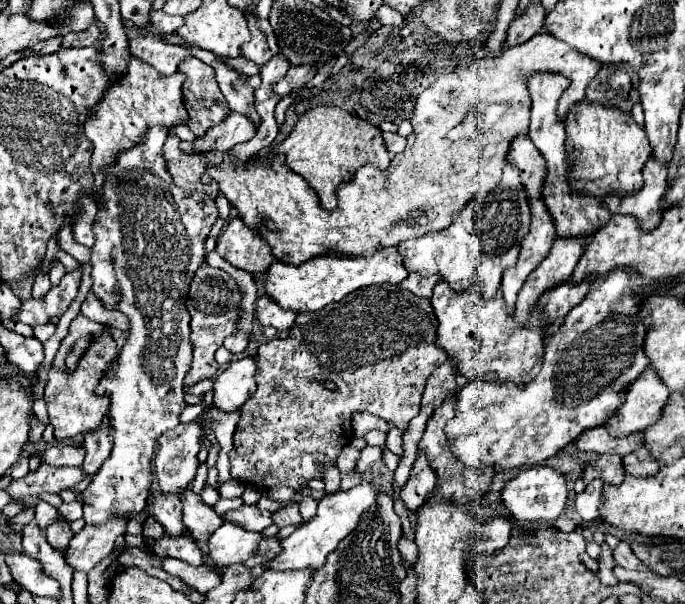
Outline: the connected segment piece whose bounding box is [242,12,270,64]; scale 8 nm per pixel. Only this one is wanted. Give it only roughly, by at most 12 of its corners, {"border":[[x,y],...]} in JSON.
{"border":[[248,12],[252,40],[242,54],[256,64],[268,62],[268,38],[258,26],[258,16]]}

